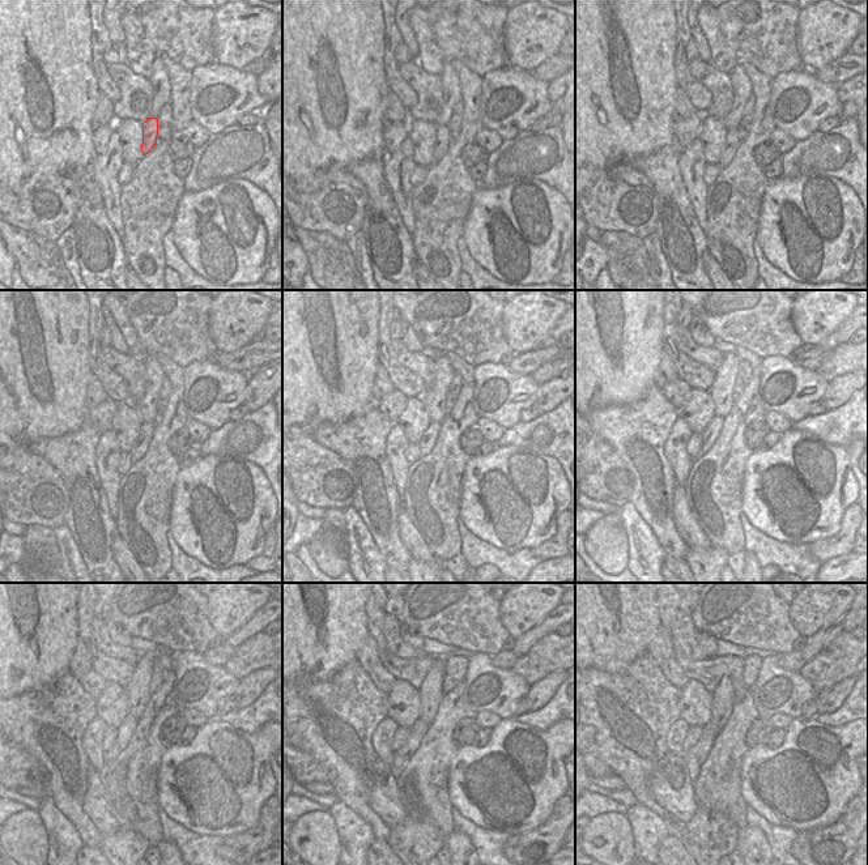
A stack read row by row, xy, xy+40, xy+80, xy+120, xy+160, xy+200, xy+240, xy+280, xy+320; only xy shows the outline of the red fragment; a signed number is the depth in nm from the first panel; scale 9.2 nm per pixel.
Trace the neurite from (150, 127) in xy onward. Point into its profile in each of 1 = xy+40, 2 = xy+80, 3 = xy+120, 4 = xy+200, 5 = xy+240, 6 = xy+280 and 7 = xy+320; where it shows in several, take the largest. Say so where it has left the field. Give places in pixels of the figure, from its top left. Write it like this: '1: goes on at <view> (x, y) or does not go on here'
1: goes on at xy+40 (442, 135)
2: goes on at xy+80 (732, 140)
3: goes on at xy+120 (140, 446)
4: goes on at xy+200 (710, 435)
5: goes on at xy+240 (124, 731)
6: goes on at xy+280 (416, 732)
7: goes on at xy+320 (694, 758)

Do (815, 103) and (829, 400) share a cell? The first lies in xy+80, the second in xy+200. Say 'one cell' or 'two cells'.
two cells

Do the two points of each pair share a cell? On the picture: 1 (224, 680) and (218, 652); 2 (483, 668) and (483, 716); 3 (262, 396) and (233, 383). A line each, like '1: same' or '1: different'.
1: different
2: different
3: different

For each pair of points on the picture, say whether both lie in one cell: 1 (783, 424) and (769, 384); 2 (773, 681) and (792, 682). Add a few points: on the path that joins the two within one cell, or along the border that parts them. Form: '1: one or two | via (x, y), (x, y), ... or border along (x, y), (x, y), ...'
1: two | border along (766, 412), (779, 412), (792, 424)
2: one | via (778, 682), (787, 682)

